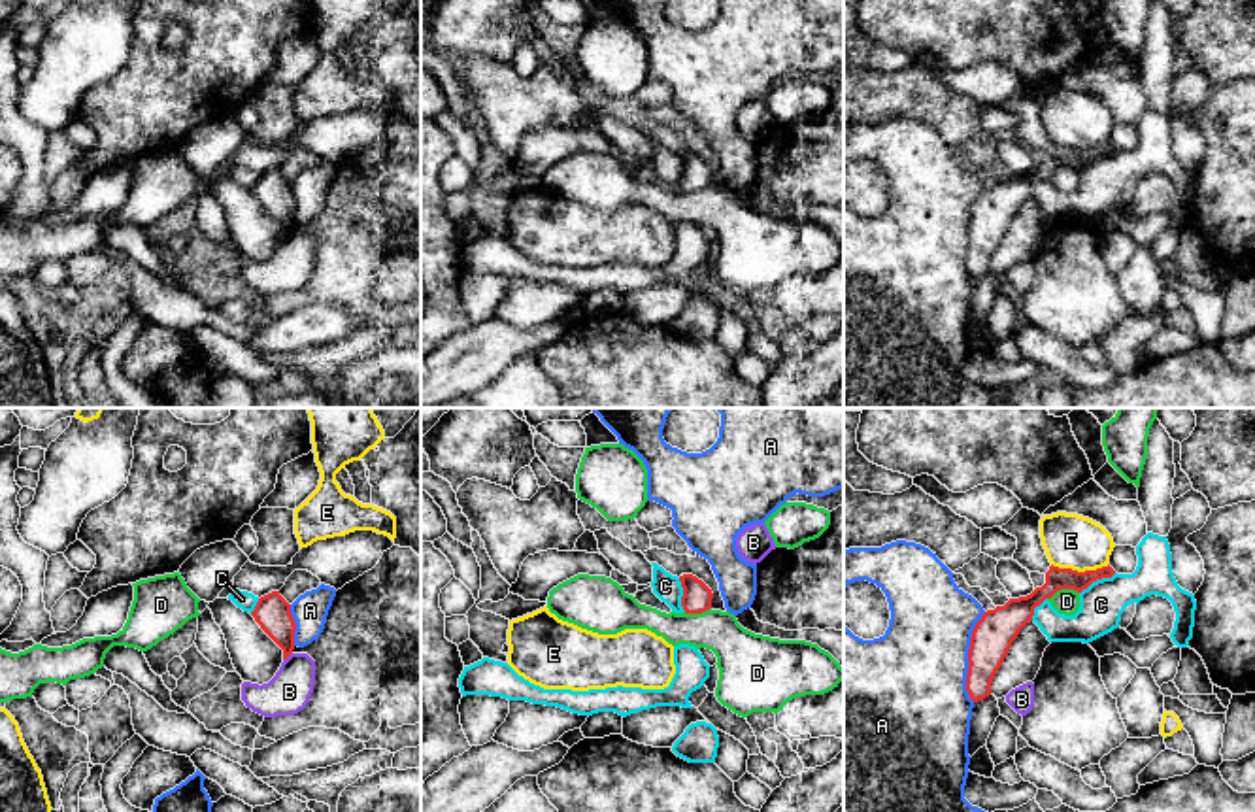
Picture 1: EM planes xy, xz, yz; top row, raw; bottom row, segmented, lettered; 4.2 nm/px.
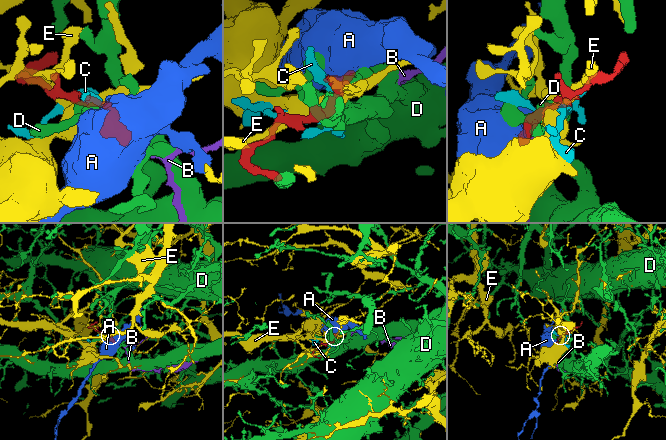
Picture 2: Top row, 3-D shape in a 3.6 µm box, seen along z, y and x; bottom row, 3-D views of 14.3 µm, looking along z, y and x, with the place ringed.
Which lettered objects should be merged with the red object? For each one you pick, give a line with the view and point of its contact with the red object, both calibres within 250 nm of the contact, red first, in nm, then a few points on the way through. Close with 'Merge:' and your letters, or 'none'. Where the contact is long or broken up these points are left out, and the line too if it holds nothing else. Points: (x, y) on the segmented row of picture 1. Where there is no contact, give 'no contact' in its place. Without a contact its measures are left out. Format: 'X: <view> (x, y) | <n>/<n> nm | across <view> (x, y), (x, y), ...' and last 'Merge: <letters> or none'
Merge: none

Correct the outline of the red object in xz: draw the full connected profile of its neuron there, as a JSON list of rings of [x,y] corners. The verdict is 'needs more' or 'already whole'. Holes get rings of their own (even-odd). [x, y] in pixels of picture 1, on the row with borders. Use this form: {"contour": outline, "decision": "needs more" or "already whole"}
{"contour": [[[693,574],[679,576],[683,597],[681,606],[685,614],[702,614],[711,608],[711,589]]], "decision": "already whole"}

